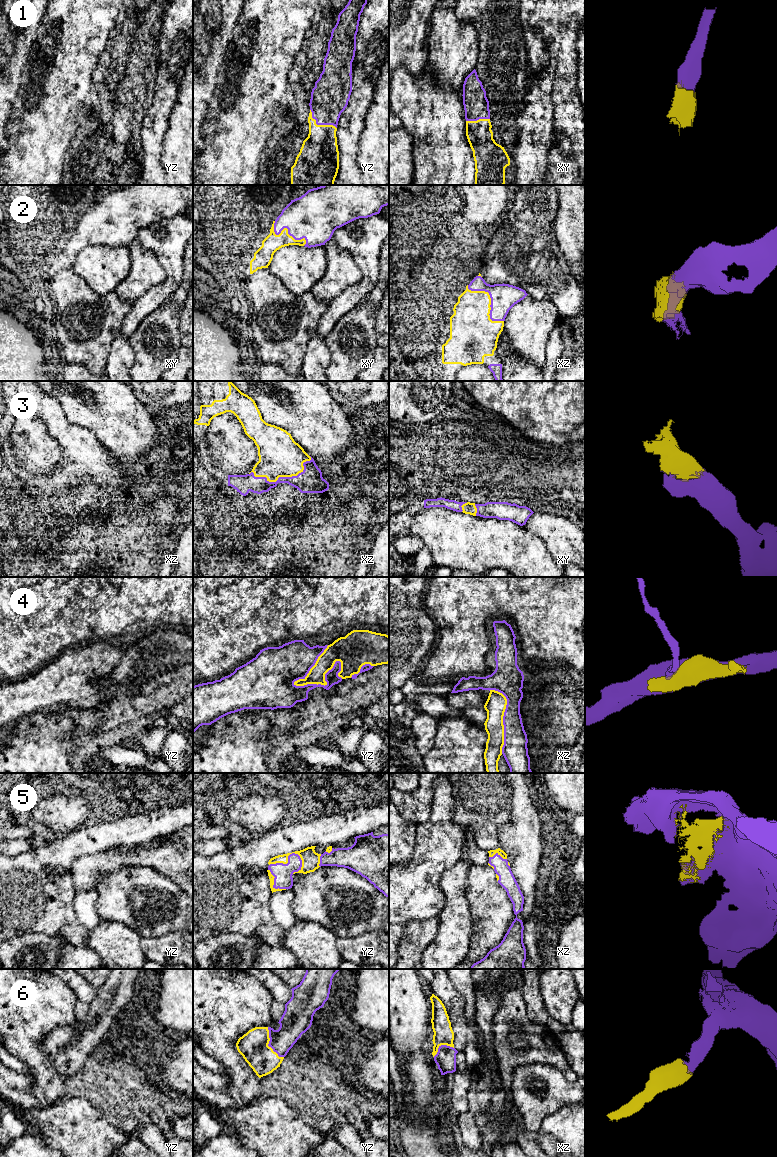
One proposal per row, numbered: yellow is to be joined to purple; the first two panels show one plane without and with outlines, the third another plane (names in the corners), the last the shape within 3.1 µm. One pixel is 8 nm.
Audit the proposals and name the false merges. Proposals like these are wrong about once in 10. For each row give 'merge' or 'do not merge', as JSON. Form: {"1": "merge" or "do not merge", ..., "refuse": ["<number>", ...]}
{"1": "merge", "2": "merge", "3": "merge", "4": "do not merge", "5": "merge", "6": "merge", "refuse": ["4"]}

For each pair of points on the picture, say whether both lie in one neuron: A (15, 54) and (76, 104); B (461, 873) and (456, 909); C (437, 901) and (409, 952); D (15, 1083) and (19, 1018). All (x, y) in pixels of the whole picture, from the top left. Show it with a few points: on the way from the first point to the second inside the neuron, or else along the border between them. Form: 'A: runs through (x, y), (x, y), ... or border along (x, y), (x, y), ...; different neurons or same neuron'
A: border along (34, 41), (28, 53), (28, 60), (20, 86); different neurons
B: runs through (456, 882), (456, 900); same neuron
C: border along (437, 916), (410, 920), (404, 925); different neurons
D: border along (26, 1072), (32, 1079), (30, 1088), (32, 1095); different neurons

